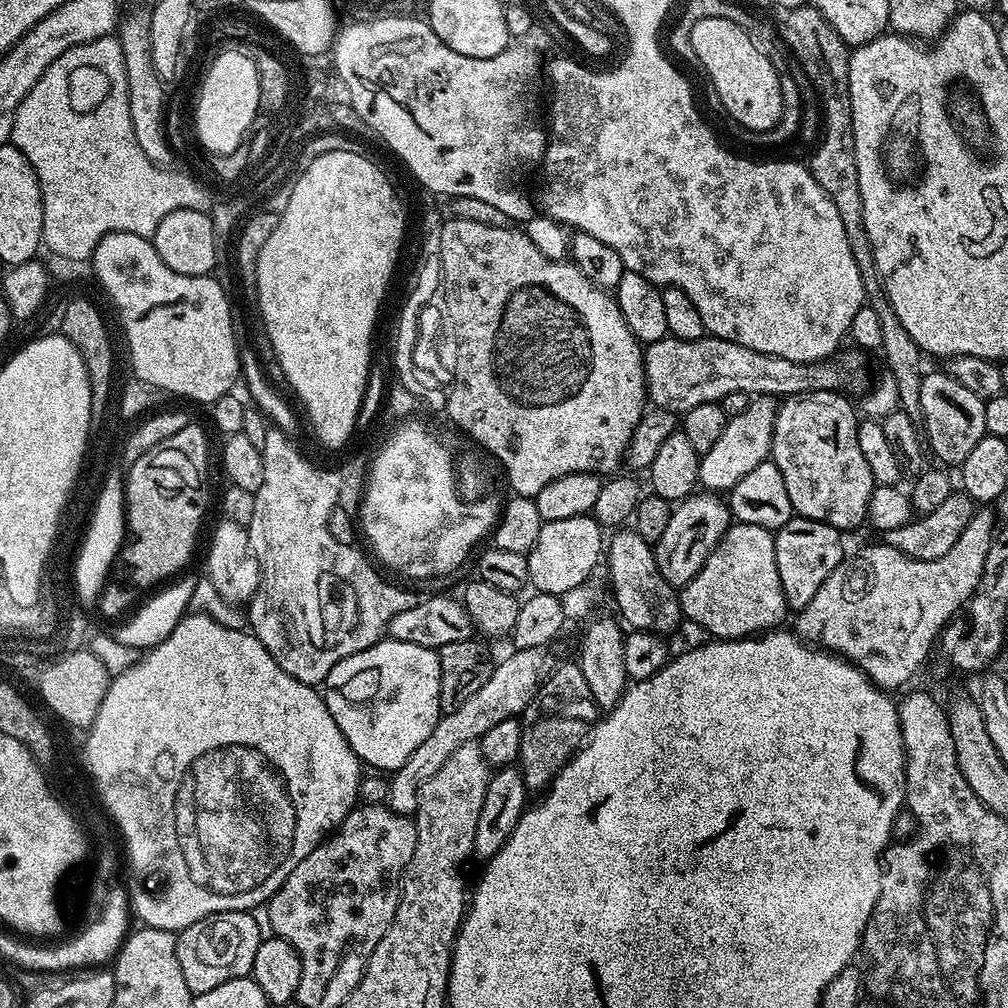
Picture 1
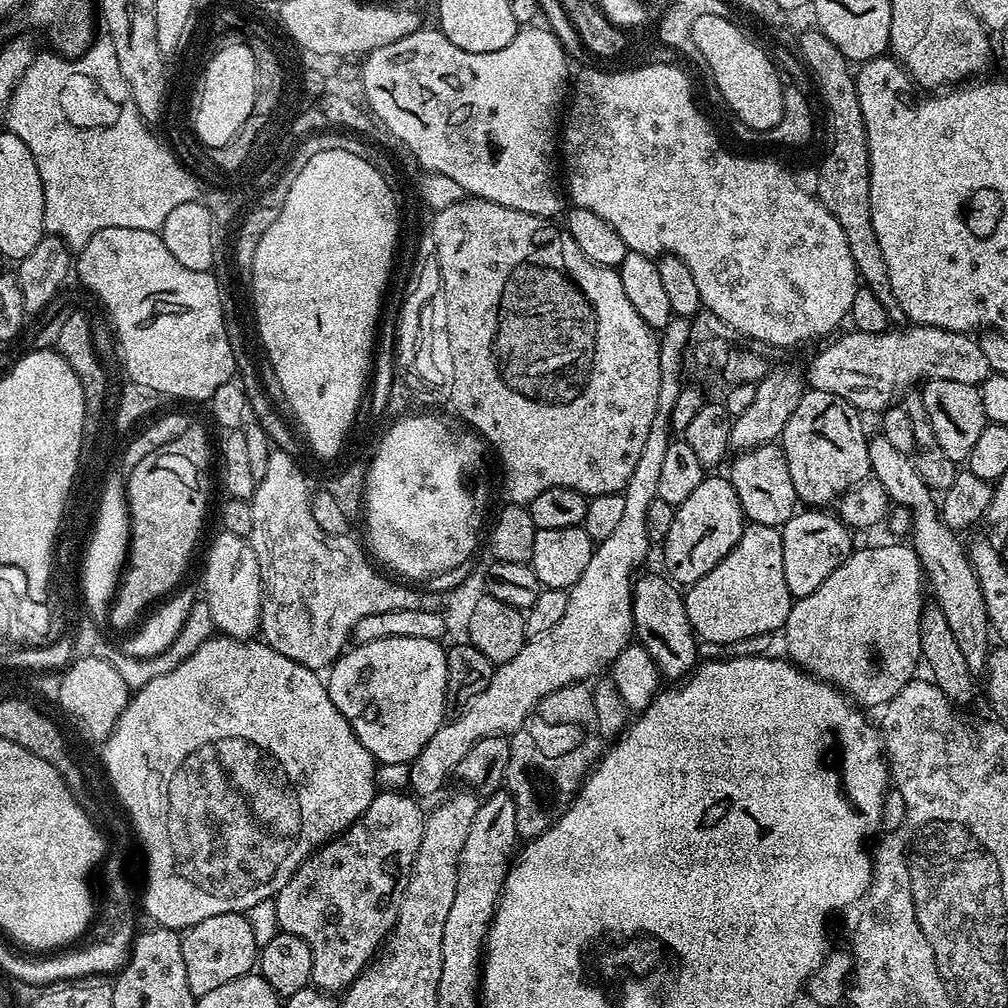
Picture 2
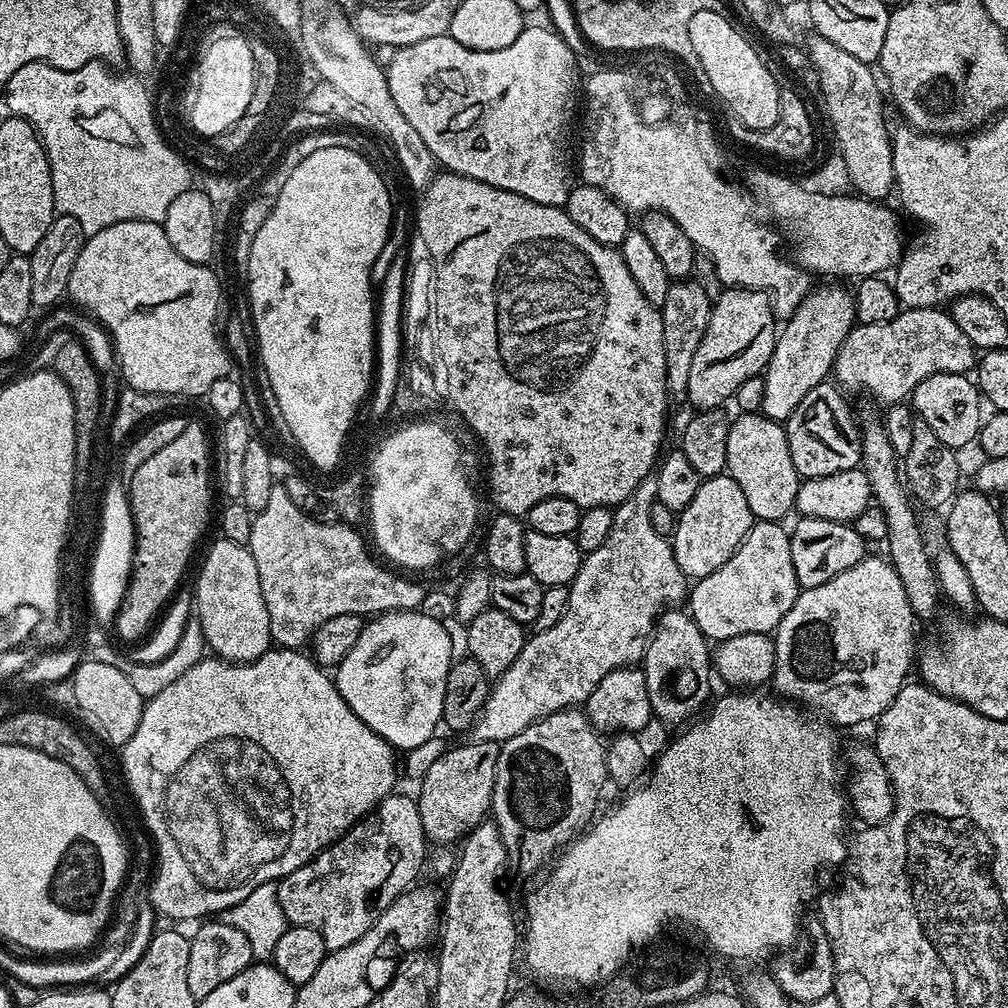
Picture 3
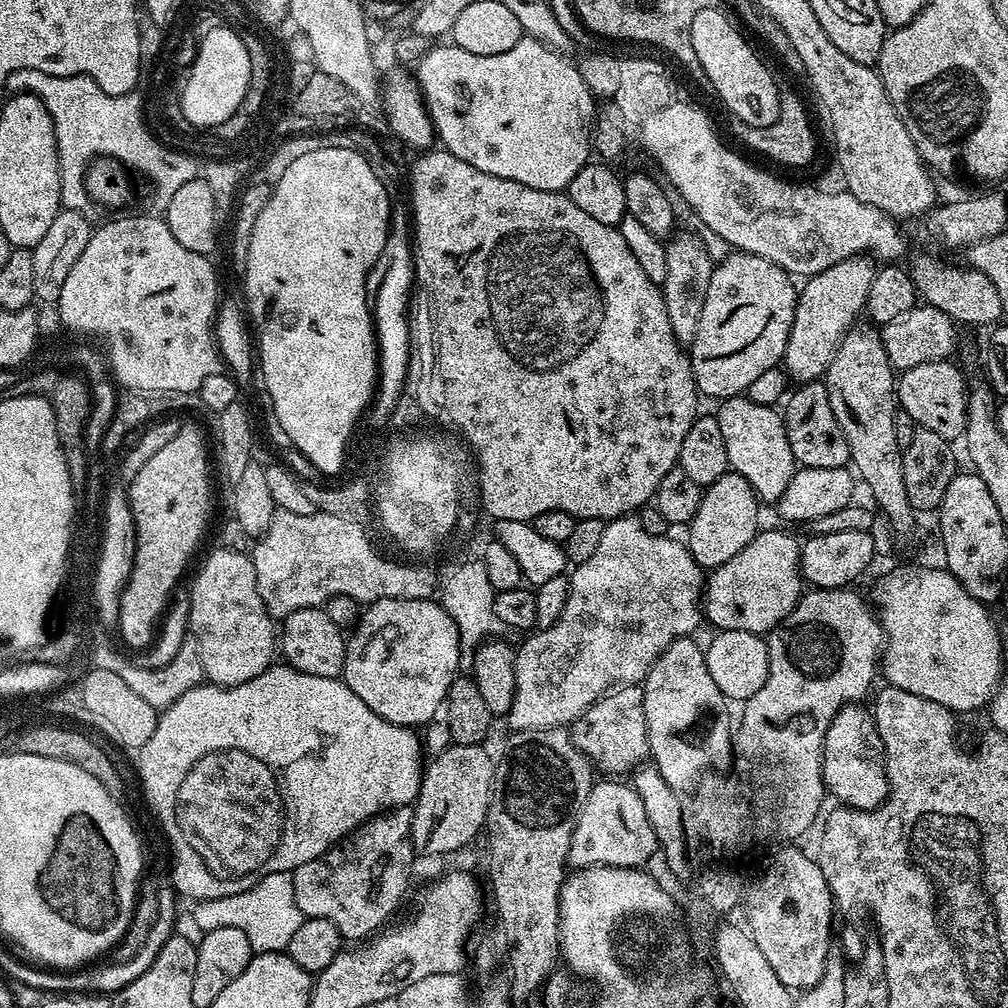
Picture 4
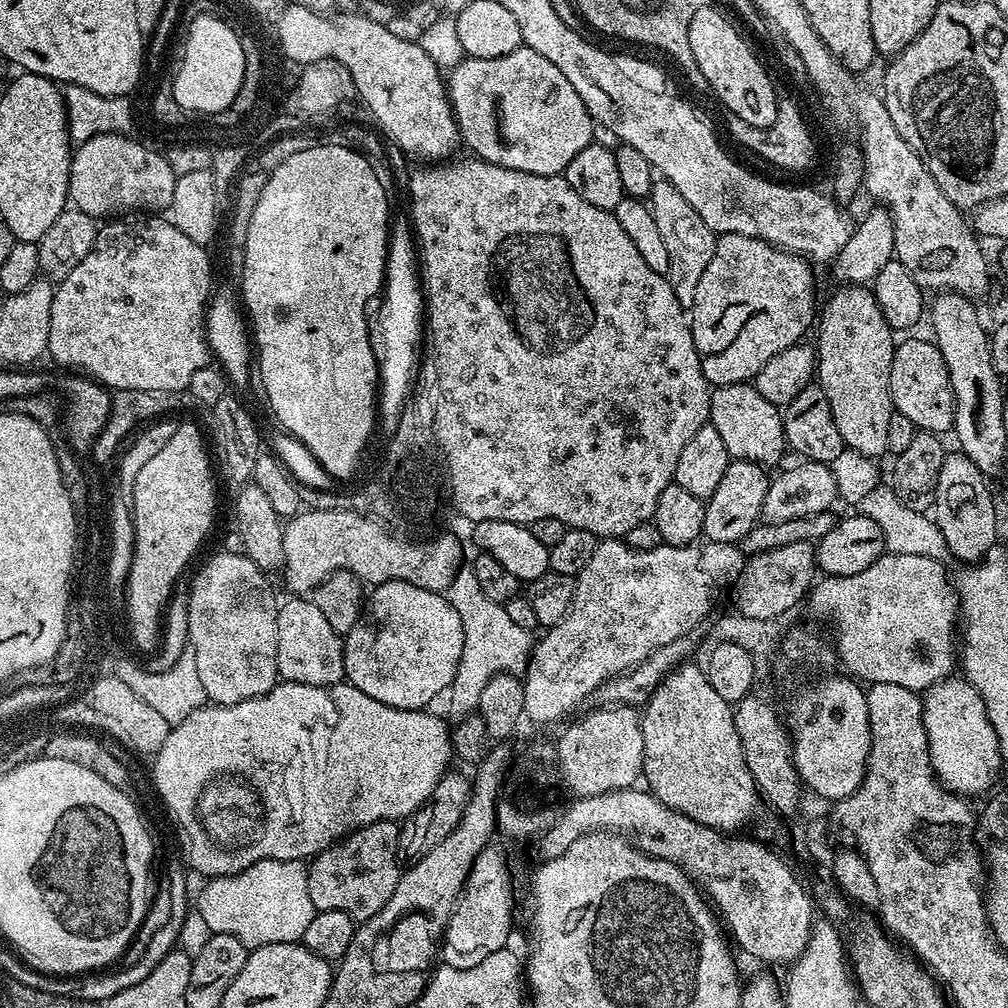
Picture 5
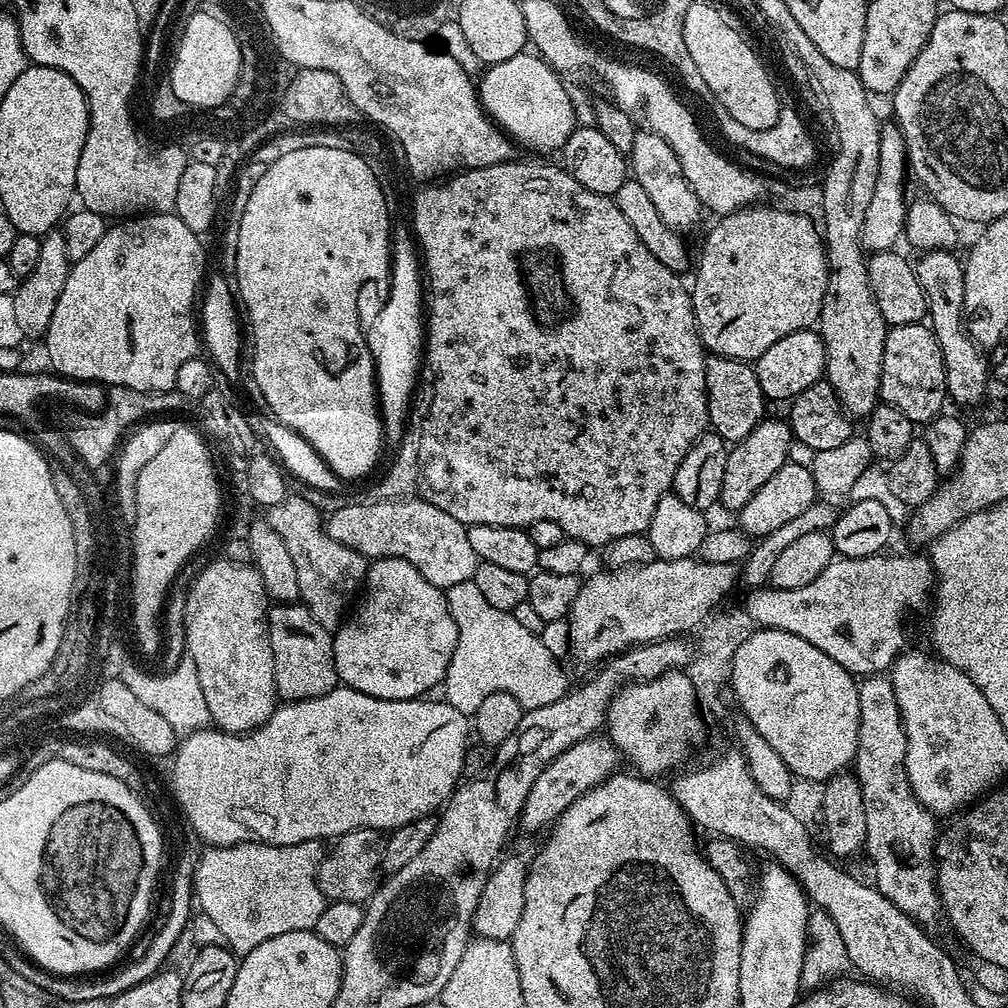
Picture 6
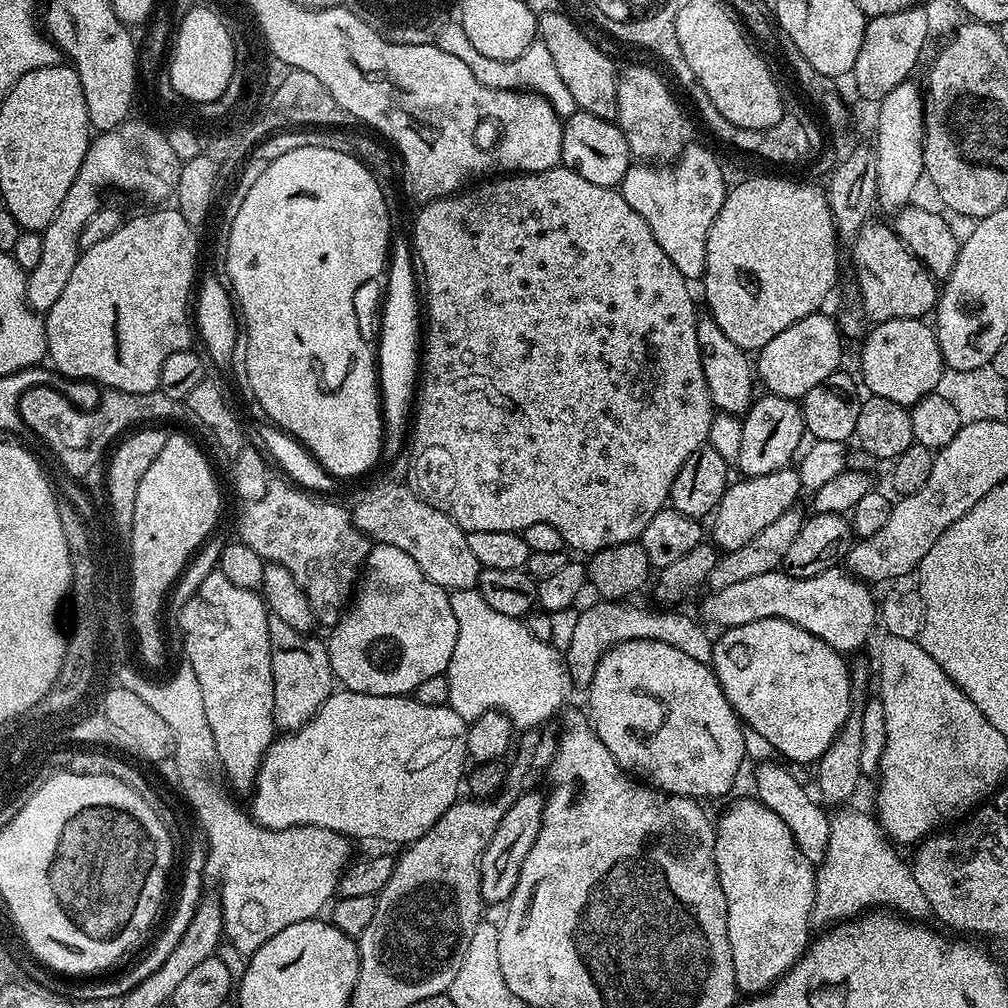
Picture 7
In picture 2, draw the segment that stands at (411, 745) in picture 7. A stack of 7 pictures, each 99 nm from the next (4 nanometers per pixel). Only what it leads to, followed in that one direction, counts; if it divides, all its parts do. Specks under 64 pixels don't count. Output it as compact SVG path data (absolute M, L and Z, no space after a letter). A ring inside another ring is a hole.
M223 634L213 635L212 639L202 642L202 646L198 646L198 650L194 650L186 662L174 666L170 674L162 674L162 678L154 678L154 682L146 682L146 686L135 689L126 710L120 715L116 729L103 741L102 748L104 768L108 771L107 783L115 799L120 804L124 803L123 811L139 843L140 840L144 843L144 856L148 859L144 908L152 922L161 928L187 930L206 918L214 918L214 914L244 914L249 908L258 906L258 902L273 899L282 886L286 886L298 865L317 848L345 832L364 813L366 806L370 806L378 791L377 761L373 760L366 746L358 742L350 722L346 722L338 706L330 702L328 686L321 673L286 658L286 654L278 654L266 643L255 639L233 640L231 636Z

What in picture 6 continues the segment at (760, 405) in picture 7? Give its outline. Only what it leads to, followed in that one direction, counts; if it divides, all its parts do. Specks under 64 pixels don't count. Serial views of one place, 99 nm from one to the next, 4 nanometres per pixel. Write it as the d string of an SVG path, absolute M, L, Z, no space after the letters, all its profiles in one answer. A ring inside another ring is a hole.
M765 418L761 420L758 426L754 426L754 430L750 430L750 434L746 434L746 438L735 441L729 447L719 503L725 504L732 514L739 513L740 508L746 506L750 498L754 498L756 491L766 486L766 482L774 478L774 474L782 465L789 463L788 451L791 448L794 448L792 429L783 419Z

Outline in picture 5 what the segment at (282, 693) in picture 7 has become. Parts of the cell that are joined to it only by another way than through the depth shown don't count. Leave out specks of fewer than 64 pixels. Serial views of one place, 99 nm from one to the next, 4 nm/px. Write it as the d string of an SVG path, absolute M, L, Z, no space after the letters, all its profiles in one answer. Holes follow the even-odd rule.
M288 598L276 610L276 674L281 681L293 680L306 686L339 684L344 674L344 636L326 622L311 598Z

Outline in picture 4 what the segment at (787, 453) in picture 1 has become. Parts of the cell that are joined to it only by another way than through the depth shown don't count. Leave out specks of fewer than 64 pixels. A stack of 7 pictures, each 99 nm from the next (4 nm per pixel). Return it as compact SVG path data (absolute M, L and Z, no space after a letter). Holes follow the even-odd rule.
M809 382L799 385L797 392L787 397L782 408L786 438L797 465L805 468L842 468L849 463L846 438L834 410L830 410L830 398L823 382Z

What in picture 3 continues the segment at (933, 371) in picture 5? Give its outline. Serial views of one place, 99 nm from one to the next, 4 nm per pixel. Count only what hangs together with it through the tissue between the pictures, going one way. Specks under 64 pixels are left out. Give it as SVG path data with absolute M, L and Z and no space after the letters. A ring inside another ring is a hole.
M962 372L930 374L930 378L922 378L922 382L918 382L910 397L913 413L919 420L926 422L926 426L930 426L930 430L934 430L938 438L942 438L947 448L953 450L961 450L960 448L966 447L971 440L973 443L979 437L982 423L980 404L982 405L980 389Z

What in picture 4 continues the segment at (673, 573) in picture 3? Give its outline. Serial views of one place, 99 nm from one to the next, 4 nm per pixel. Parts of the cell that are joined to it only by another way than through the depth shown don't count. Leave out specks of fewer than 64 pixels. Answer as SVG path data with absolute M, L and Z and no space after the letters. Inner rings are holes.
M636 514L630 516L619 516L616 520L609 520L607 523L605 523L604 529L602 530L602 538L600 539L599 545L596 547L594 555L591 556L587 562L577 564L571 569L570 594L566 598L566 610L562 610L562 618L558 618L558 622L554 622L554 626L552 628L542 628L533 631L531 635L525 639L529 640L526 641L524 645L519 645L519 647L516 648L516 693L514 694L514 702L510 706L510 710L508 711L508 715L506 717L506 723L509 724L509 729L511 729L512 732L529 732L530 730L563 728L565 726L572 725L572 723L575 722L575 720L577 720L578 717L581 716L589 706L591 706L591 704L601 700L603 696L608 695L608 693L613 691L613 689L615 689L617 686L623 686L625 684L639 685L642 681L644 681L646 674L650 670L650 666L659 658L659 656L663 654L663 652L666 650L666 646L670 646L670 642L674 642L675 640L679 640L681 638L688 638L693 635L692 631L694 631L695 628L699 626L699 624L702 624L702 593L706 583L706 576L700 565L694 562L694 558L691 556L691 554L689 554L687 547L685 547L681 541L679 544L678 541L672 539L673 537L671 535L651 536L650 534L646 534L646 530L642 530L642 522L640 521L639 515Z

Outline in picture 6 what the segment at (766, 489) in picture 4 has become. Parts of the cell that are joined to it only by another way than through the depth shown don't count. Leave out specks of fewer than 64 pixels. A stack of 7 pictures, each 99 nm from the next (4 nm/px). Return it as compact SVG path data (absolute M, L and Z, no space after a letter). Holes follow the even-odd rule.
M709 355L704 362L706 390L708 391L708 422L711 431L717 432L725 442L746 438L754 426L765 419L766 397L758 386L758 374L751 363L731 360L725 356Z

